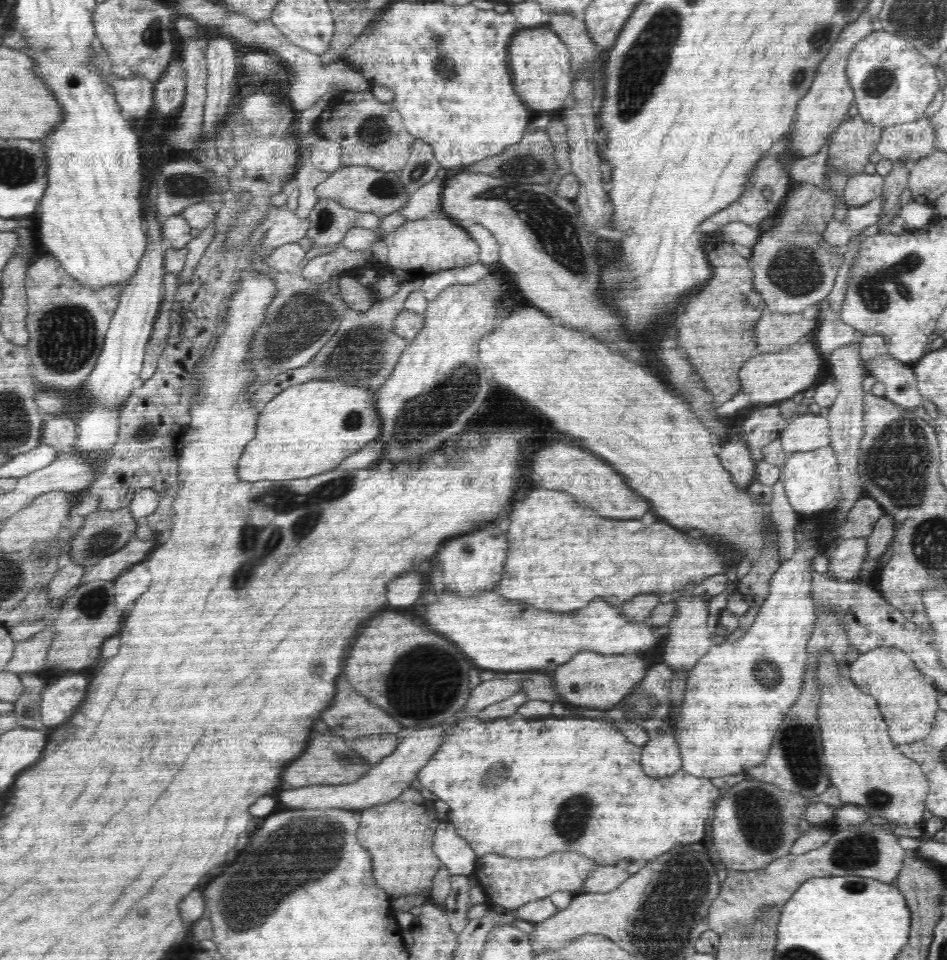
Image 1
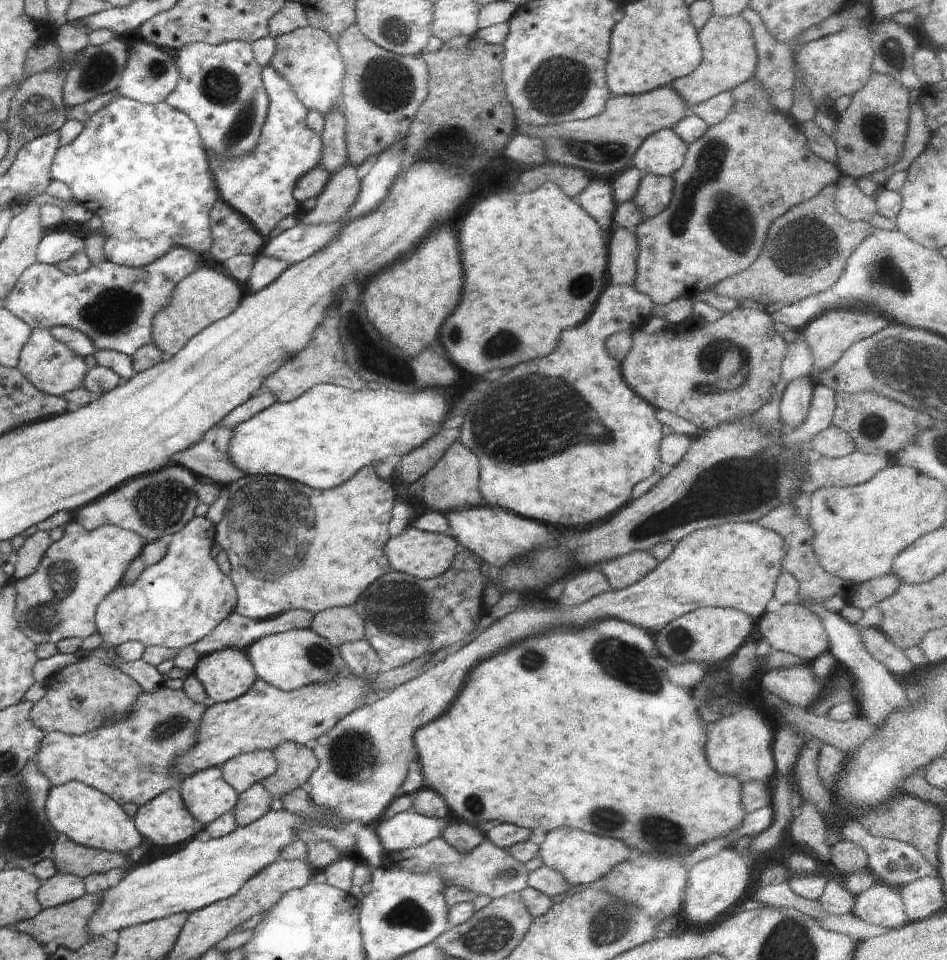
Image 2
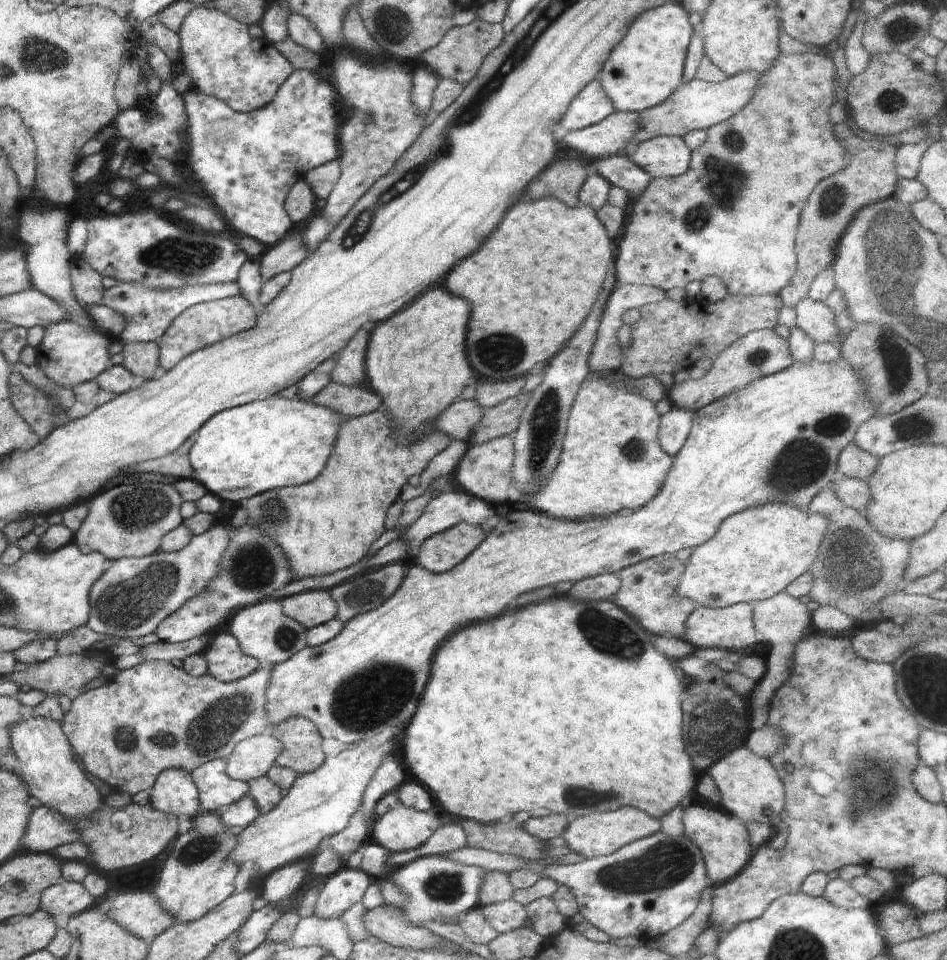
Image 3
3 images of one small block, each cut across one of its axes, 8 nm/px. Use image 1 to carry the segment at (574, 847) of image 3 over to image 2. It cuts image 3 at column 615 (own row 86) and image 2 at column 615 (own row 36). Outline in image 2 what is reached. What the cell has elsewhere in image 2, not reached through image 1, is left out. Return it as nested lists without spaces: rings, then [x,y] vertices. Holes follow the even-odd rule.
[[[568,828],[547,833],[545,840],[539,843],[539,849],[539,857],[542,858],[543,864],[558,871],[570,885],[590,884],[603,878],[613,866],[628,860],[634,854],[634,850],[620,839],[580,832],[580,830],[568,830]]]

